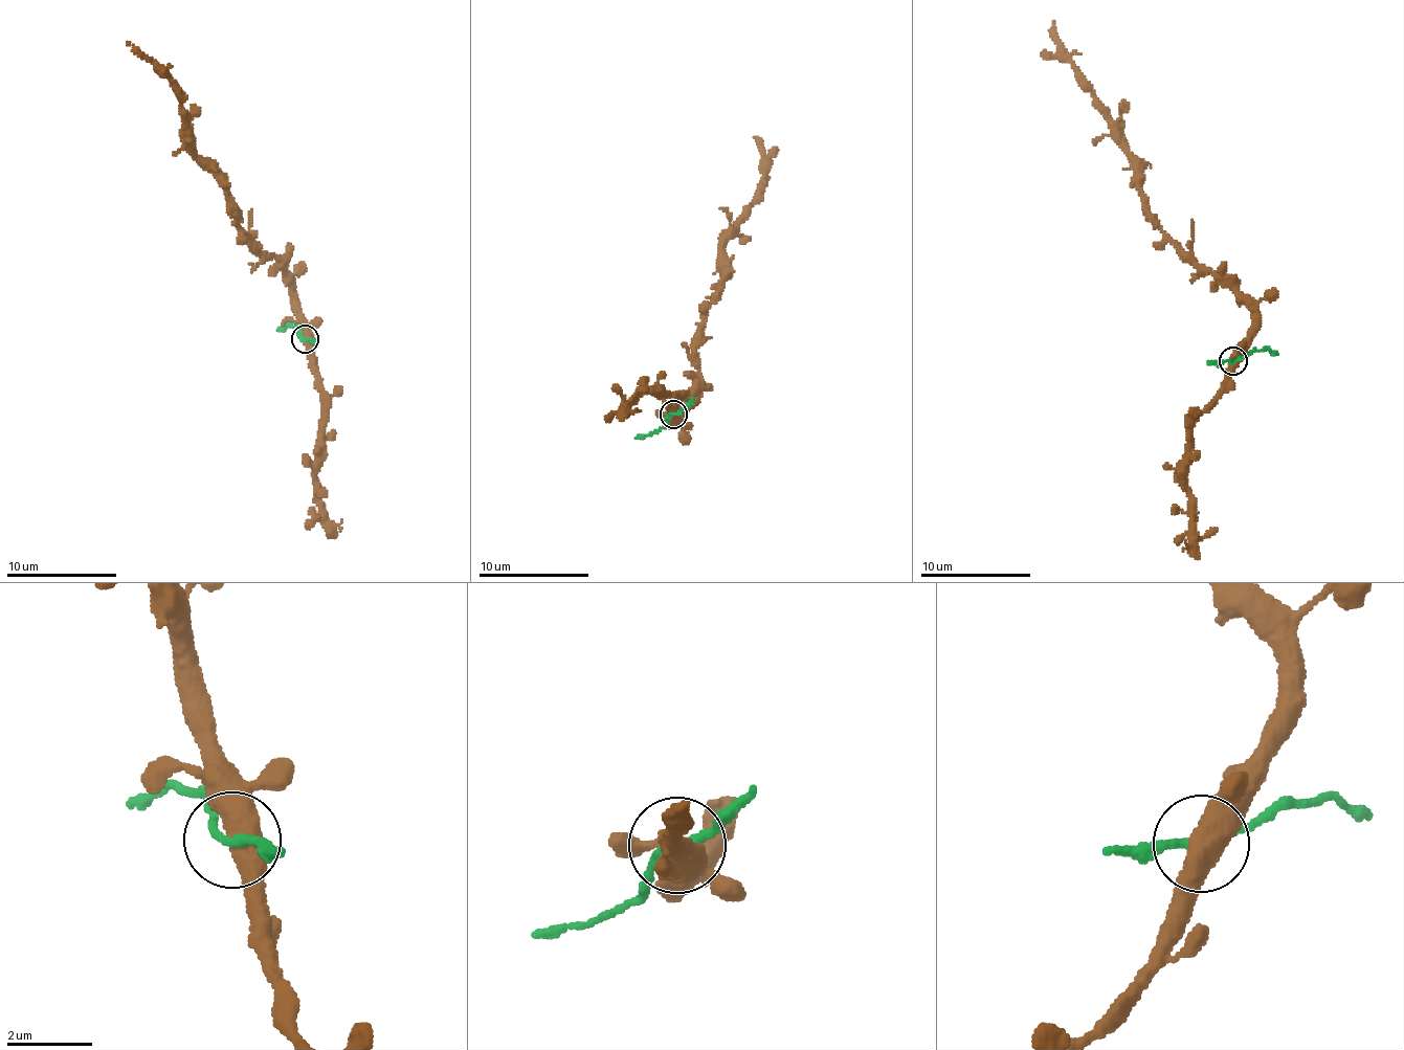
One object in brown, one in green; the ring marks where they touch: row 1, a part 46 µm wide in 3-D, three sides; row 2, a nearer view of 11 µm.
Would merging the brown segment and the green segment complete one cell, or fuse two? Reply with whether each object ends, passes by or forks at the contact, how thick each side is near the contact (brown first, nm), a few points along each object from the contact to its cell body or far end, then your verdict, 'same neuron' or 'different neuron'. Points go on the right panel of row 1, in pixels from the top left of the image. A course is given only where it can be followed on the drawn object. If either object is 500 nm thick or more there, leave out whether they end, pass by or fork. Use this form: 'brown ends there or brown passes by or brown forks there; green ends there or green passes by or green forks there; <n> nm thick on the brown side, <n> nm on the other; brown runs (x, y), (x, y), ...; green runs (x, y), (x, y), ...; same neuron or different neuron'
550 nm thick on the brown side, 160 nm on the other; brown runs (1232, 360), (1251, 329), (1251, 312), (1219, 274), (1186, 261), (1149, 211), (1127, 147), (1065, 56), (1054, 21); green runs (1232, 360), (1255, 351), (1277, 354); different neuron

